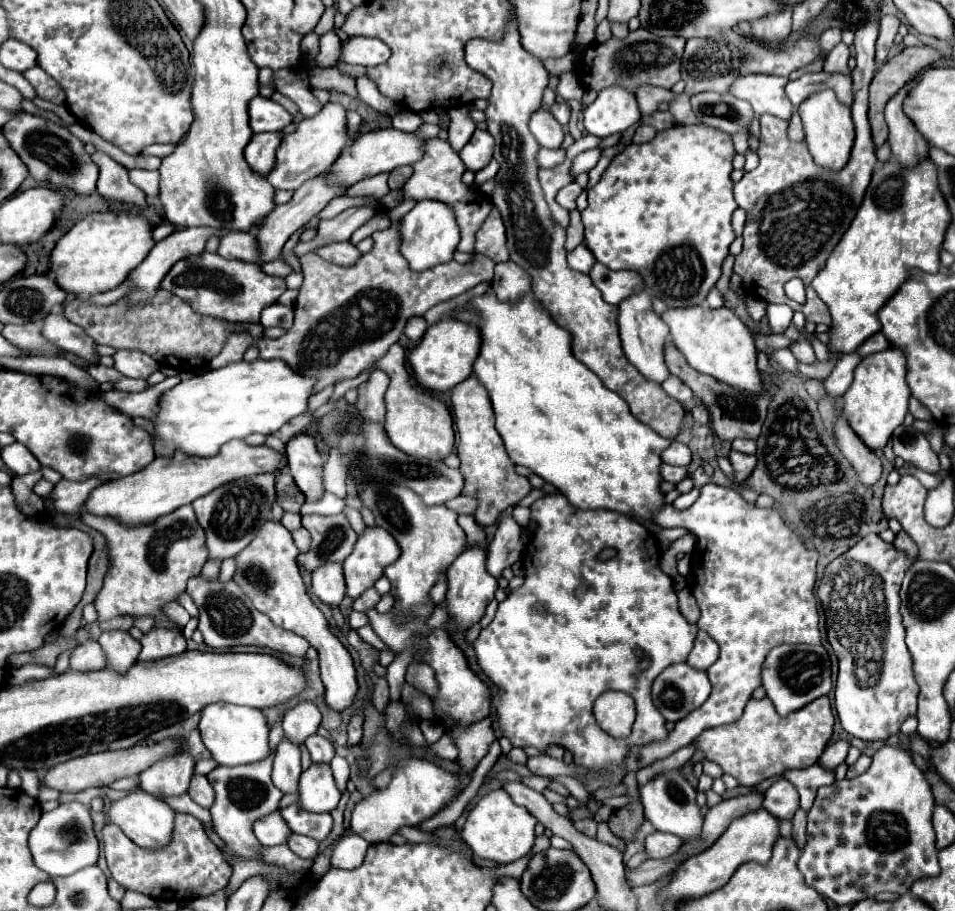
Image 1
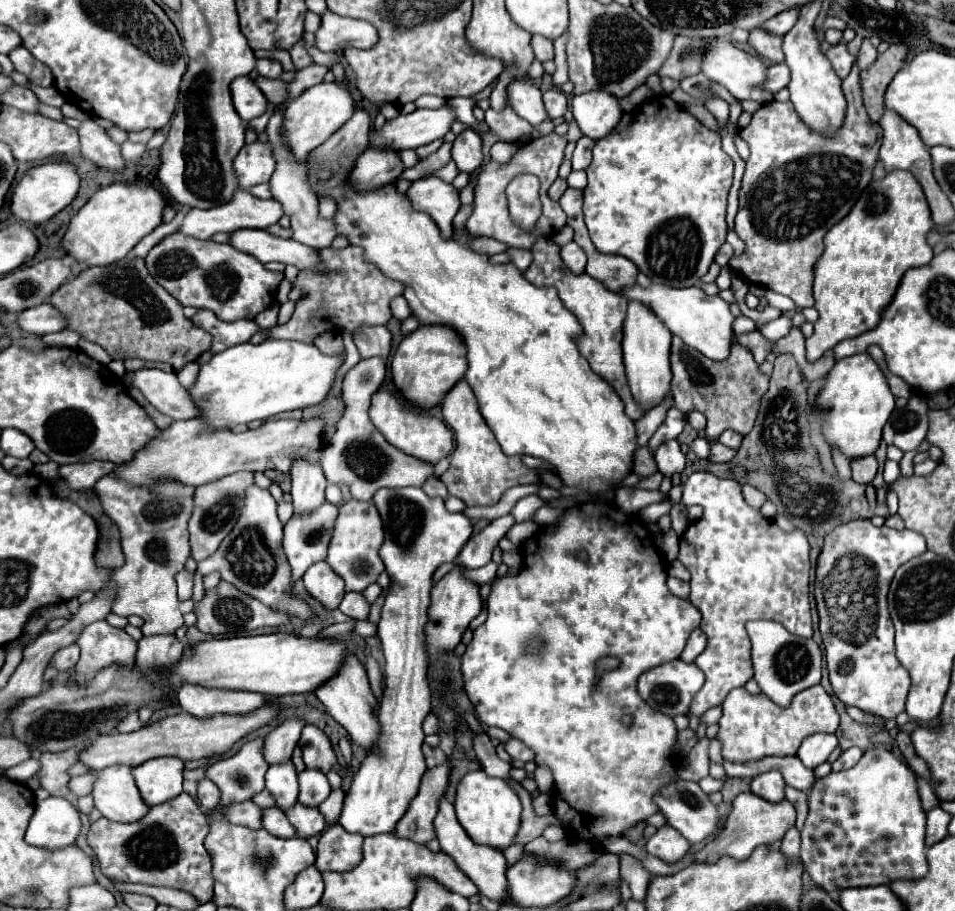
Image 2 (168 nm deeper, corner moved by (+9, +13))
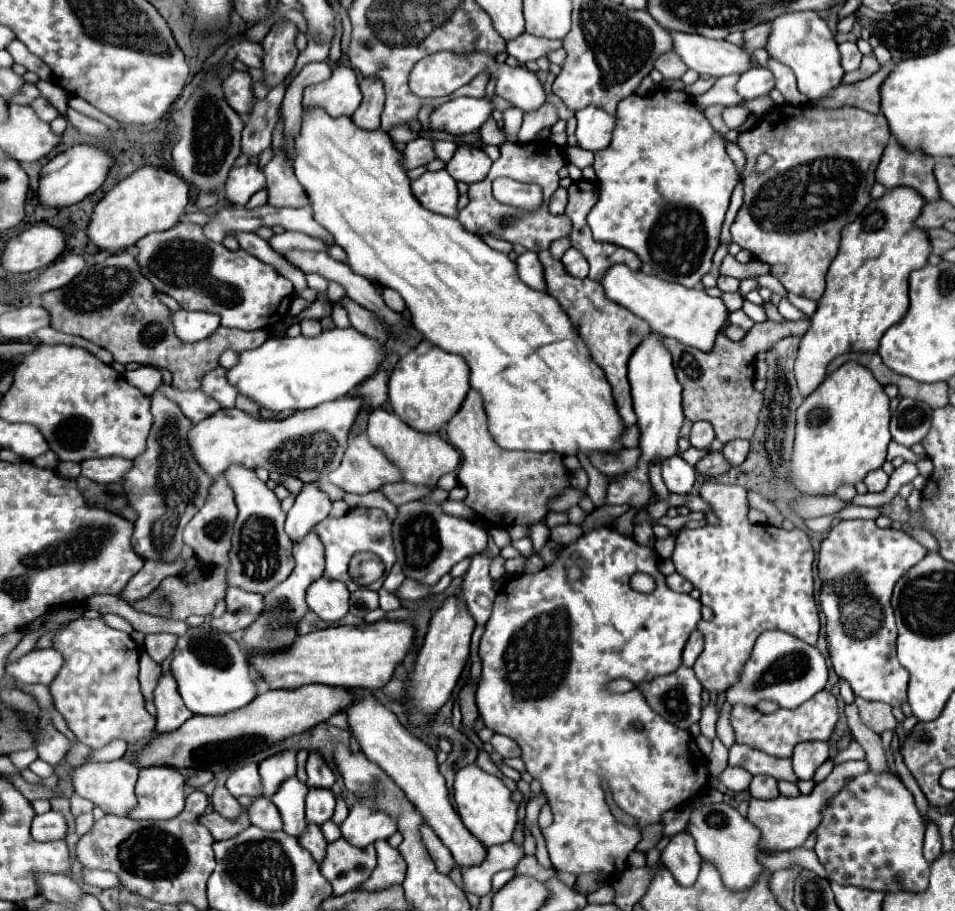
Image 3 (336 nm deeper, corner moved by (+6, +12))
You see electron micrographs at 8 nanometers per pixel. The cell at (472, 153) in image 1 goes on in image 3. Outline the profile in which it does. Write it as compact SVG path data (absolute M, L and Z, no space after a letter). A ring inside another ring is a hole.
M460 145L454 157L446 163L446 171L464 183L476 183L488 175L492 159L484 153L484 149L472 145Z

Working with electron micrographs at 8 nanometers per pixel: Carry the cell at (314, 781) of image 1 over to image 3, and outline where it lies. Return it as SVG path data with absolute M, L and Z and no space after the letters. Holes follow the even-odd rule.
M310 787L306 795L306 821L322 825L334 813L334 793L330 789Z

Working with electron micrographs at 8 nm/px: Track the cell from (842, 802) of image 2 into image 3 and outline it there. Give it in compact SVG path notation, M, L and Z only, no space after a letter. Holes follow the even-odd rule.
M866 771L850 779L838 795L822 809L822 821L816 829L816 855L828 873L828 881L838 885L856 885L872 891L924 891L928 887L930 865L922 855L926 821L920 815L912 793L894 771Z

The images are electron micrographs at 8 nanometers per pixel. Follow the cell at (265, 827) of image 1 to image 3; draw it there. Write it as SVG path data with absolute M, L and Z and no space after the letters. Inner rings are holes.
M246 809L236 819L224 819L216 811L212 811L210 815L202 815L200 819L202 819L202 825L206 825L210 829L210 833L214 835L216 841L230 839L230 837L238 835L240 831L244 831L246 827L250 827L250 819L248 819L248 811Z

